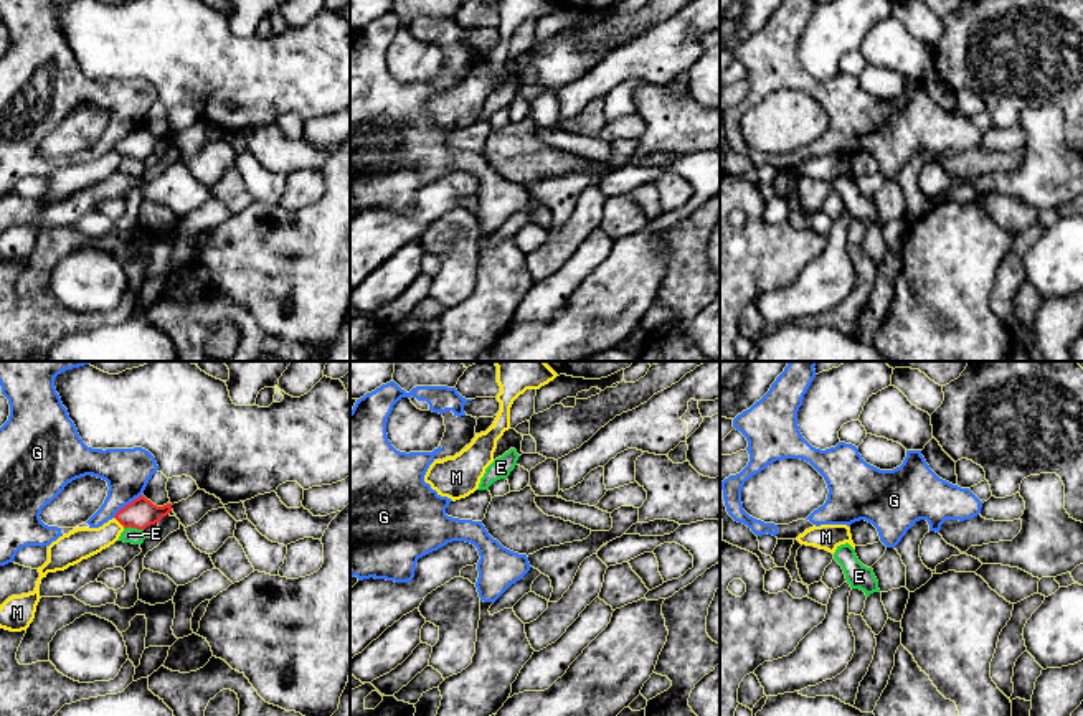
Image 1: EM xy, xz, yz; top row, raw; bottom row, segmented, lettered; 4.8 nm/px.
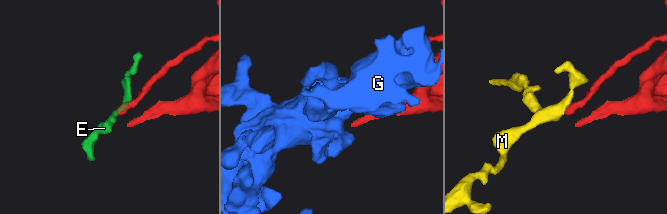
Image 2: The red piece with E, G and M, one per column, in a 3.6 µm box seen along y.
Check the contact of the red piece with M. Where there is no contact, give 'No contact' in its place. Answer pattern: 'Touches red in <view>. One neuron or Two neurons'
Touches red in xy. Two neurons

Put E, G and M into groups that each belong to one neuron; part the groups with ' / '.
E / G / M

